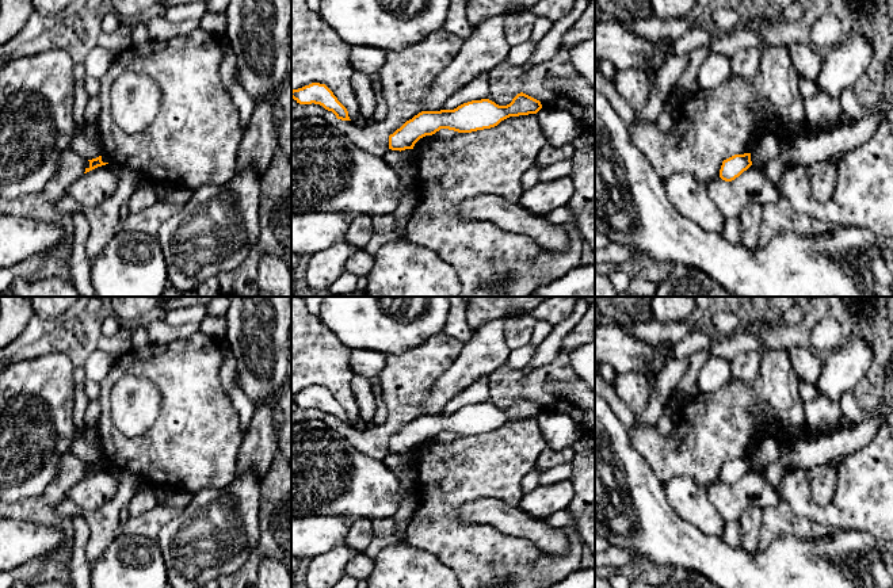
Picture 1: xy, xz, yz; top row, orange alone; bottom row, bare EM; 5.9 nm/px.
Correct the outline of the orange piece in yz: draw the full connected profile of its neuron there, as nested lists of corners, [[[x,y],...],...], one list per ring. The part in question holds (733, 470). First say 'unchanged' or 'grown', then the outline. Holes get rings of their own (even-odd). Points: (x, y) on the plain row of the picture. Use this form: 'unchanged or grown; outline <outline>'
unchanged; outline [[[751,457],[734,458],[722,465],[720,481],[732,485],[752,469]]]

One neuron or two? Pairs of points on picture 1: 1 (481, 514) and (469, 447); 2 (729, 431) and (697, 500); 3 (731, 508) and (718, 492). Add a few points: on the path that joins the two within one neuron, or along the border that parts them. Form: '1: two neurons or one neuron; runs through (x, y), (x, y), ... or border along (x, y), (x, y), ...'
1: two neurons; border along (506, 501), (497, 497), (469, 500), (457, 515)
2: two neurons; border along (671, 480), (687, 476), (703, 489)
3: one neuron; runs through (731, 504), (722, 496)

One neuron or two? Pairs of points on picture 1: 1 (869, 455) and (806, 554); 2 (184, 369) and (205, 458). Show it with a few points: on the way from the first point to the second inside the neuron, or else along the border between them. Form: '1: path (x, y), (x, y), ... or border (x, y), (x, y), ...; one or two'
1: border (840, 529), (866, 530), (871, 535); two
2: path (191, 390), (198, 419), (198, 436); one

